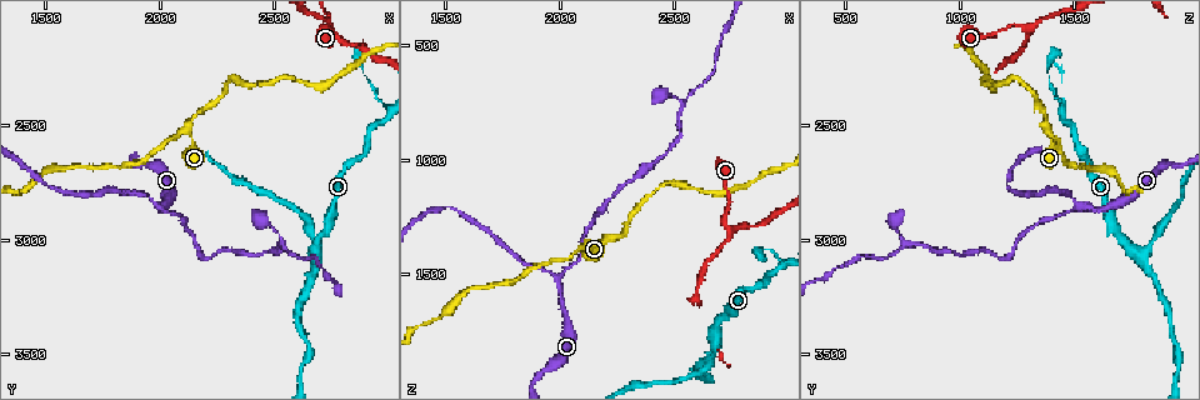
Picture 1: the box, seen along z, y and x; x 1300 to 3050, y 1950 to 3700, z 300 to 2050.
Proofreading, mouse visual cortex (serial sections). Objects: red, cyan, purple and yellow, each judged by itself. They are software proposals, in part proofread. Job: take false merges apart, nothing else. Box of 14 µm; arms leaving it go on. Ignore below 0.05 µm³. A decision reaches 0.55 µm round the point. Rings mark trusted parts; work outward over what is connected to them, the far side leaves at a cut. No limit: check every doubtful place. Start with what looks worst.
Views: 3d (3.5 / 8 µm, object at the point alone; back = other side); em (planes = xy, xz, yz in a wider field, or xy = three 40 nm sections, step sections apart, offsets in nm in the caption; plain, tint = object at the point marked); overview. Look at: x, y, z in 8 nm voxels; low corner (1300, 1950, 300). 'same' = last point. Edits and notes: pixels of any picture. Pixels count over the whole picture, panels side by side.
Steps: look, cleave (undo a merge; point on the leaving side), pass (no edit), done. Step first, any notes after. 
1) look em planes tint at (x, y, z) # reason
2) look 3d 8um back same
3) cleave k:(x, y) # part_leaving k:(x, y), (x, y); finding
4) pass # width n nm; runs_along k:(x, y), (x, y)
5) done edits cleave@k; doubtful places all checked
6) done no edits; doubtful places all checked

look 3d 3.5um at (2090, 2530, 1370) # two arms in line, one across

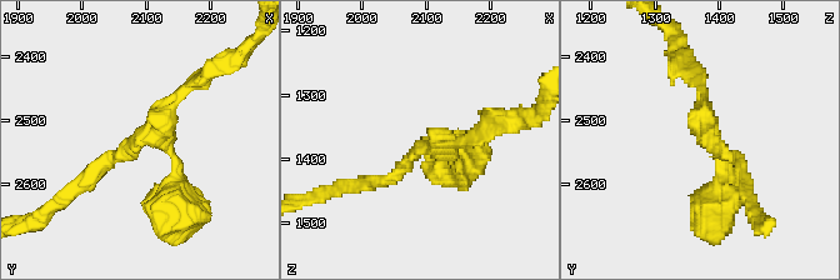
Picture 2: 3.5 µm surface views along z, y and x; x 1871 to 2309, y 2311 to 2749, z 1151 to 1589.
look em xy step 3 tint at (2095, 2530, 1385) # arms 3; arm_widths 150, 150, 250 nm

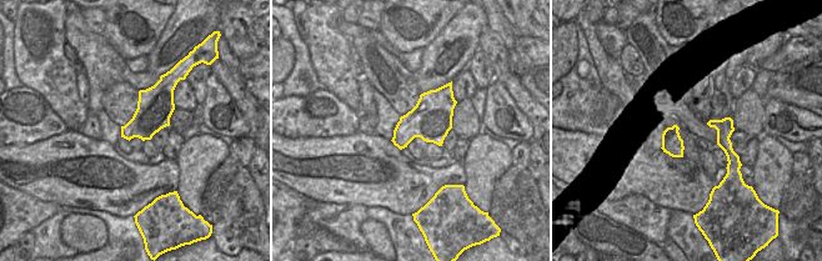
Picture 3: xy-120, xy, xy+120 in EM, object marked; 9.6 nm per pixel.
pass # one cell here

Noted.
look 3d 3.5um at (2720, 2060, 1280)

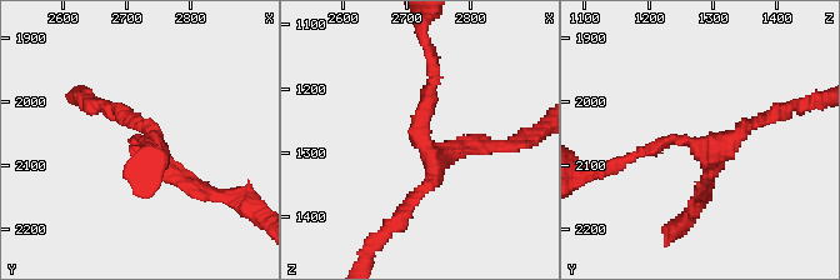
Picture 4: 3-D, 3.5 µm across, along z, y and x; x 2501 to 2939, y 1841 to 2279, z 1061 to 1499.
look em planes tint at (2730, 2065, 1285) # arms 3; arm_widths 150, 150, 200 nm

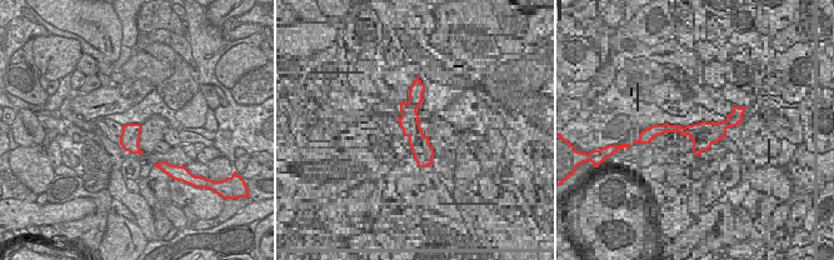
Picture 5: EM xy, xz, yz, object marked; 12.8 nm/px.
pass # runs_along 4:(434, 70), (419, 141), (488, 144); continuous, no second cell

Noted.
look 3d 3.5um at (2010, 2860, 1530) # a fork

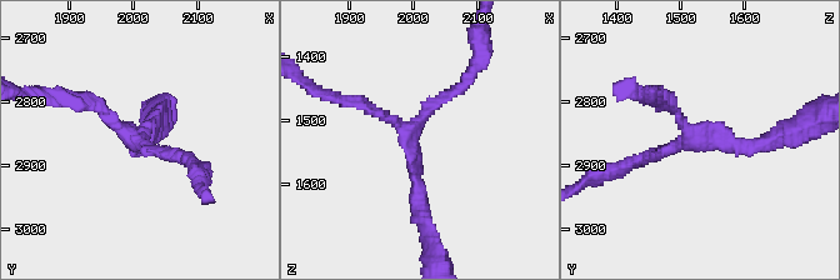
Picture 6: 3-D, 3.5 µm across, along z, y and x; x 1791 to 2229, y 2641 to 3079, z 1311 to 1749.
look em xy step 1 tint at (2005, 2860, 1530) # arms 3; arm_widths 150, 150, 200 nm; need the tissue

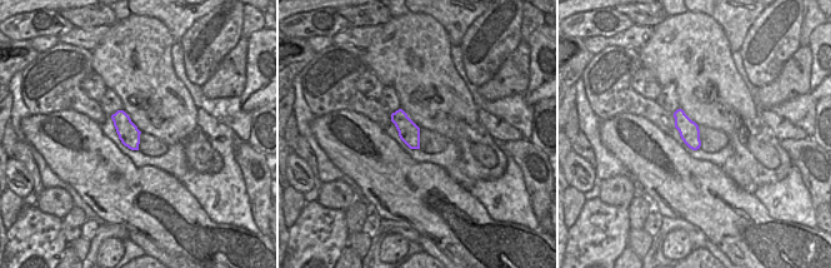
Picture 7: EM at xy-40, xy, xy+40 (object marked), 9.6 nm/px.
look em planes tint same

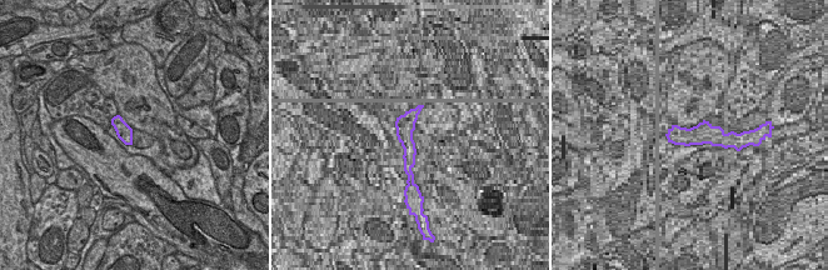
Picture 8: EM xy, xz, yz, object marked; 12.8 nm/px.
pass # runs_along 6:(424, 215), (413, 125), (466, 80); continuous, no second cell

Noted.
done no edits; doubtful places all checked

